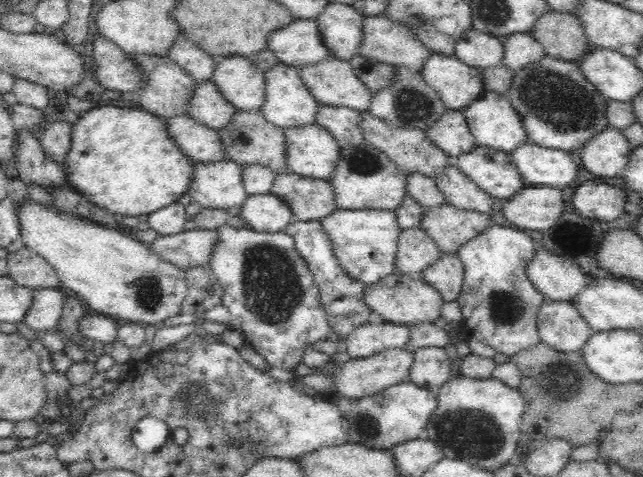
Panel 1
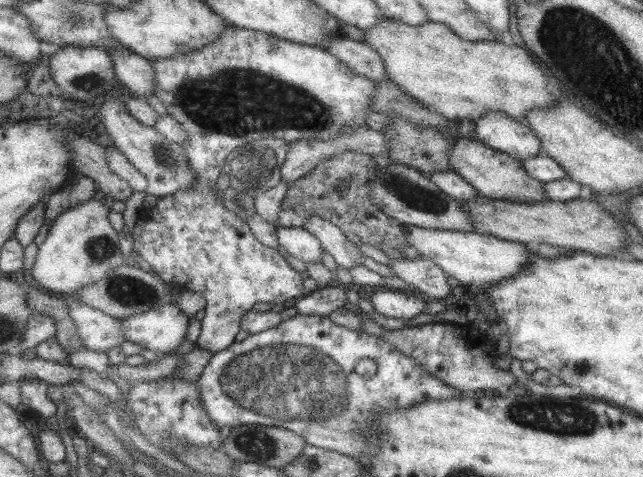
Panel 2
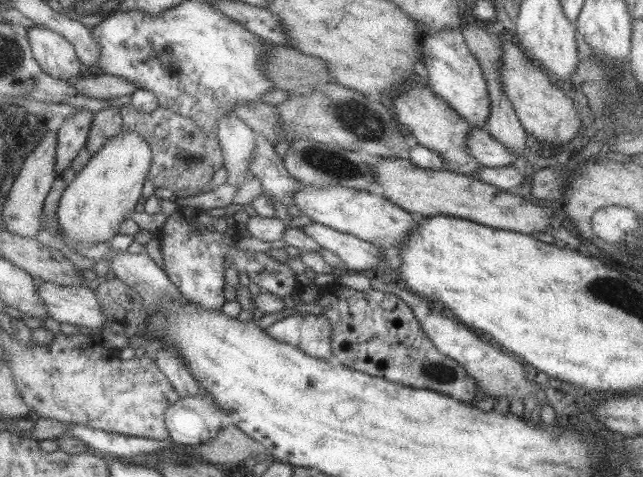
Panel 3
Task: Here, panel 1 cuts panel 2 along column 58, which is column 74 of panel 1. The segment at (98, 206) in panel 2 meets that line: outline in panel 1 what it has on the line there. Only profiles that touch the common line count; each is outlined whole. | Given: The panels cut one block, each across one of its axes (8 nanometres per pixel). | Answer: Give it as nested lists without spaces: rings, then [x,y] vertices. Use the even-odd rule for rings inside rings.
[[[24,200],[24,204],[16,208],[16,216],[20,220],[20,234],[24,248],[44,258],[58,274],[64,292],[80,298],[82,304],[90,308],[90,314],[104,314],[122,324],[128,322],[144,326],[154,326],[168,318],[182,316],[182,304],[188,294],[186,272],[160,260],[156,254],[152,254],[152,250],[146,244],[130,238],[128,232],[106,228],[90,220],[80,220],[72,214],[64,214],[60,208],[50,208],[34,200]]]

